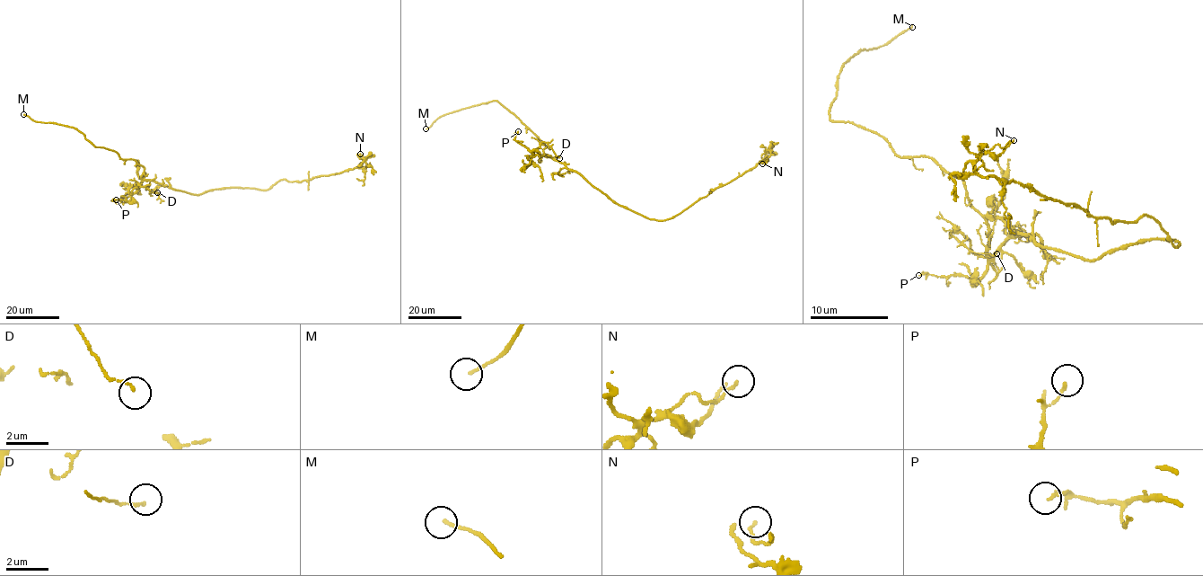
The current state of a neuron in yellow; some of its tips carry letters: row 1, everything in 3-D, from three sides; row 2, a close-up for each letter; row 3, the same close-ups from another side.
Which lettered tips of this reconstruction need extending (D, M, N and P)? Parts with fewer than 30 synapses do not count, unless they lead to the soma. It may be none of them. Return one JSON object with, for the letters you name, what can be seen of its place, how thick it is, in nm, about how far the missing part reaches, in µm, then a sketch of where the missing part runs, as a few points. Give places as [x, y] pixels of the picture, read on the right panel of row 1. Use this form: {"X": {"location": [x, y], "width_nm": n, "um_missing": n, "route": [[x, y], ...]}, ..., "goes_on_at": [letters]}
{"M": {"location": [912, 27], "width_nm": 120, "um_missing": 6}, "goes_on_at": ["M"]}

